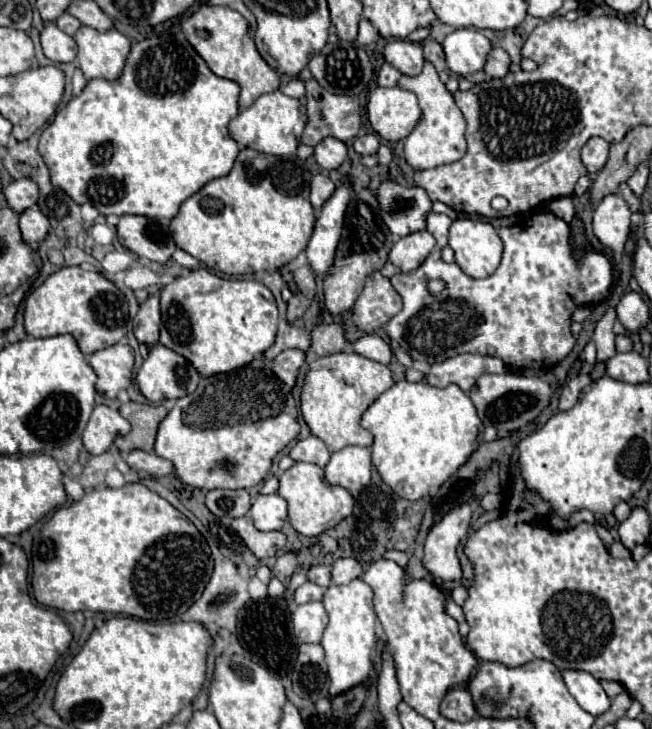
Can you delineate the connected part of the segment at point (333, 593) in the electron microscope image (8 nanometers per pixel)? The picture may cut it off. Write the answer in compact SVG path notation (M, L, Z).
M361 578L351 580L347 586L331 584L323 596L323 604L329 616L329 624L323 632L321 646L325 648L325 662L329 668L329 694L337 696L349 688L367 680L371 670L371 652L377 644L375 636L375 610L373 610L373 590Z

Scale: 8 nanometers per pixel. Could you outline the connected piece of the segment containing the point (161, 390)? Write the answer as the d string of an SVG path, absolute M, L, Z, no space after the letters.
M153 344L149 346L149 356L137 370L135 380L149 402L161 402L195 392L201 378L183 356L163 344Z

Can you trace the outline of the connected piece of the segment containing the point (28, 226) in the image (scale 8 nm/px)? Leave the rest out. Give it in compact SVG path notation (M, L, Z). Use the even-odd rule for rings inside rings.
M27 208L19 216L19 228L27 244L41 244L49 232L49 222L45 214L41 214L37 208Z

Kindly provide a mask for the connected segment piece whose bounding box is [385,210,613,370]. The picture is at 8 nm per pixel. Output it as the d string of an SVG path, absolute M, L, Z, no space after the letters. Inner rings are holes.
M541 210L517 226L499 228L497 234L503 240L503 258L501 258L499 268L487 278L471 278L463 274L457 264L445 264L439 258L443 247L448 245L451 222L453 220L447 214L429 212L427 230L435 236L435 248L431 250L431 254L425 258L425 262L419 268L411 272L399 272L399 276L395 274L391 278L393 288L403 298L403 310L389 320L385 328L387 336L399 342L399 346L405 352L409 352L413 360L419 360L425 364L443 362L451 356L465 354L465 352L471 352L471 354L479 352L483 356L489 354L489 356L501 358L505 366L517 368L517 370L523 370L523 368L541 370L541 368L551 368L557 362L561 362L575 346L575 338L569 328L571 312L575 306L581 304L577 300L579 290L575 286L587 286L589 298L595 298L591 296L593 290L603 290L603 298L605 298L613 282L609 260L599 252L591 252L581 260L581 264L575 262L571 254L573 250L569 246L569 226L561 218L551 214L549 210ZM433 278L441 278L447 284L445 294L433 296L427 292L427 280L433 280Z

